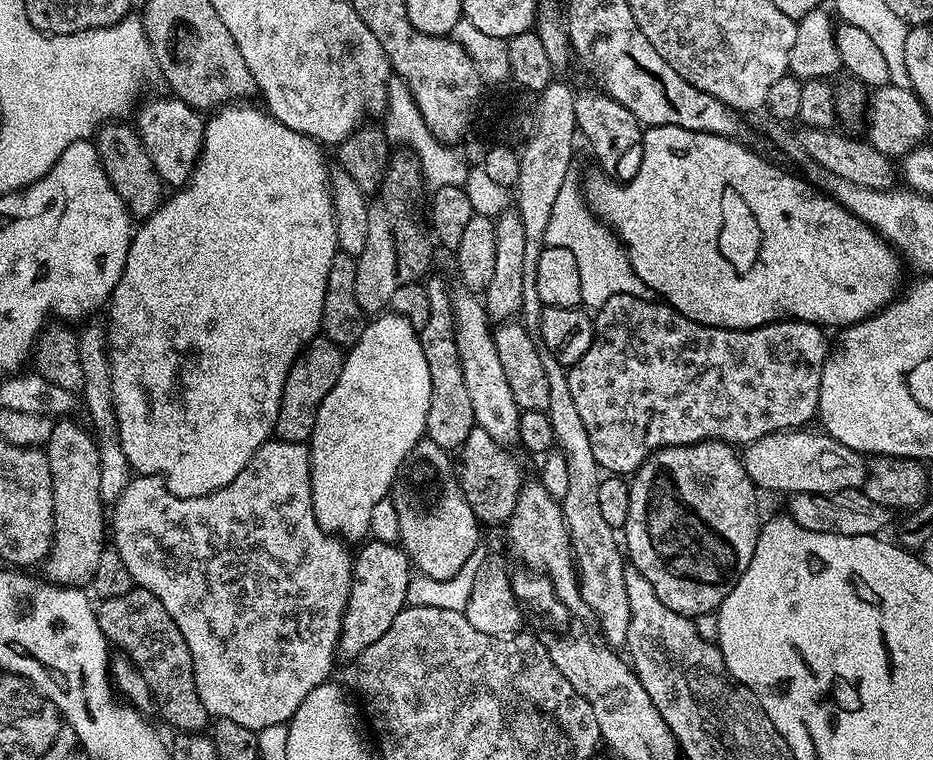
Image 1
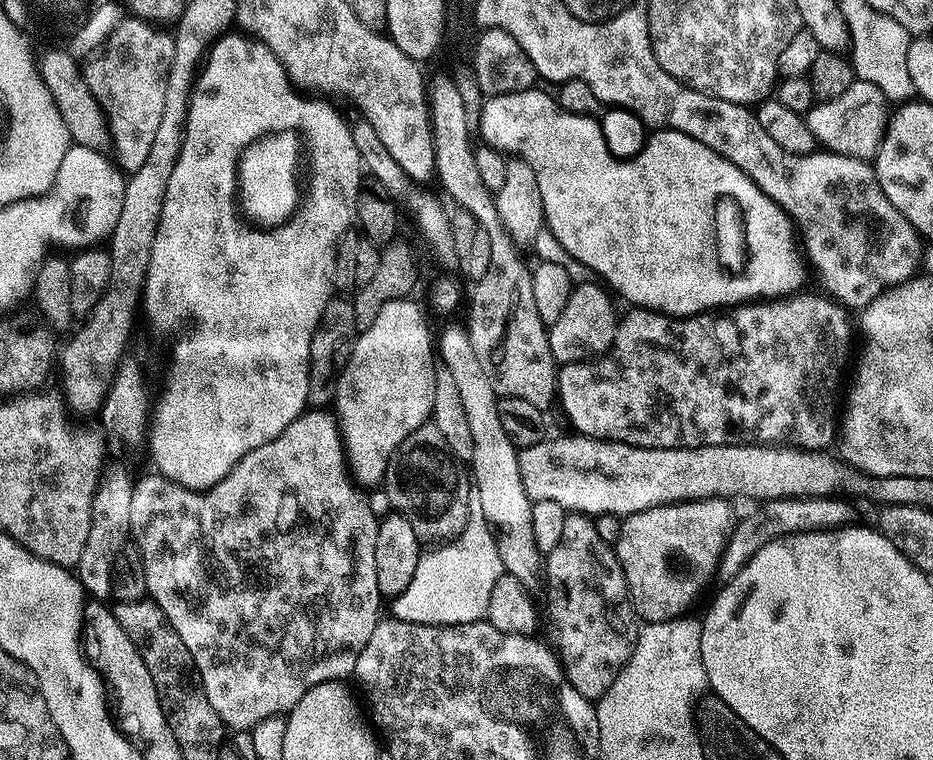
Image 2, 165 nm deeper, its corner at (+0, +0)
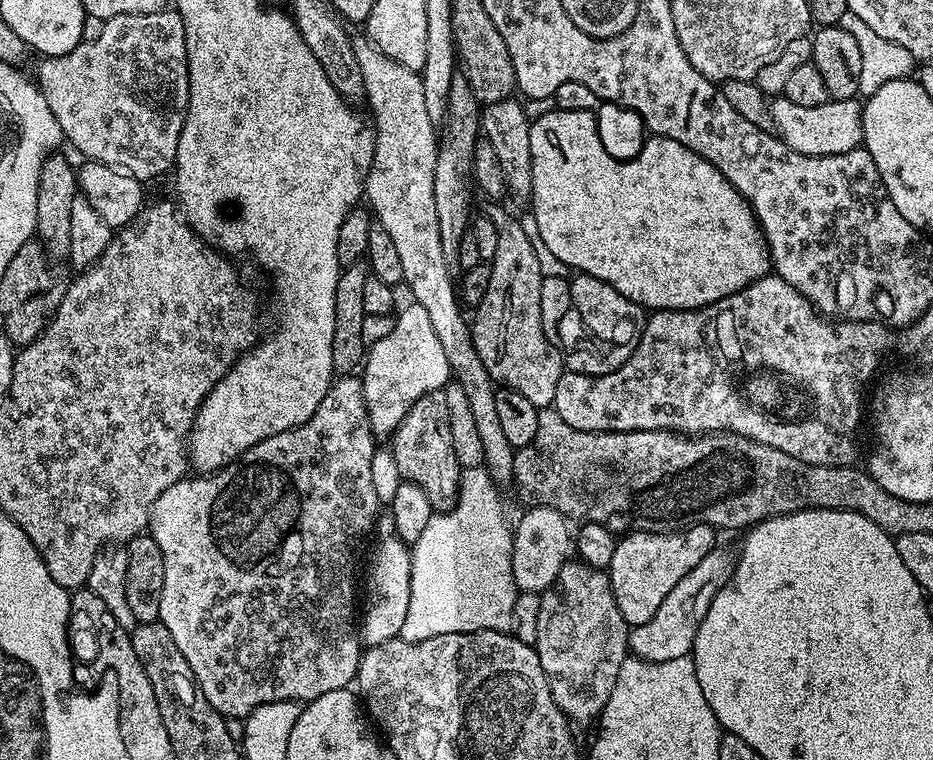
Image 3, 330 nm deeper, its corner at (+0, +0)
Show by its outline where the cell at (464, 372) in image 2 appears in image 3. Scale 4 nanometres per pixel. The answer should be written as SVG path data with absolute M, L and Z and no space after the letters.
M357 39L353 46L357 55L359 69L362 70L364 83L364 100L372 111L371 123L376 134L376 149L372 165L368 171L368 178L364 182L364 196L371 215L390 234L395 248L398 250L398 259L402 262L402 274L406 288L412 291L411 299L425 308L430 323L442 341L442 350L446 353L446 362L450 362L452 376L455 383L466 390L466 399L470 402L470 410L474 410L474 423L478 426L478 438L482 438L484 451L483 467L487 468L489 476L497 485L503 486L512 480L514 466L514 449L506 440L505 433L498 422L498 413L495 409L497 389L472 344L472 330L469 321L464 320L460 313L460 304L456 301L456 288L452 285L450 265L442 254L442 238L438 234L438 214L434 210L434 166L436 165L436 150L438 147L438 128L430 122L430 114L426 114L426 90L422 90L422 78L419 72L410 70L384 54L367 39Z

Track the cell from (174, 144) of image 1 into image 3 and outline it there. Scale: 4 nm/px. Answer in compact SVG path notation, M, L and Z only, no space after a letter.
M165 10L154 14L122 14L118 18L110 18L104 21L102 30L95 33L91 38L85 39L74 50L70 50L61 56L49 56L41 59L36 68L35 83L39 92L45 98L45 104L52 111L52 117L58 122L60 135L65 141L68 140L81 152L85 161L94 164L105 164L132 176L138 181L149 182L156 180L163 172L171 173L176 163L176 151L178 150L178 138L182 134L182 126L188 117L188 51L186 50L186 30L184 19L175 10Z

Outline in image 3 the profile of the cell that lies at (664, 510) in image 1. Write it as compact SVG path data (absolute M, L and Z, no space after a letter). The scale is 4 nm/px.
M694 524L679 532L661 532L649 530L646 532L629 531L621 535L616 542L614 558L610 558L606 569L608 581L612 587L612 597L622 614L622 618L630 626L650 622L662 604L662 598L674 590L706 554L717 547L717 529L709 524Z

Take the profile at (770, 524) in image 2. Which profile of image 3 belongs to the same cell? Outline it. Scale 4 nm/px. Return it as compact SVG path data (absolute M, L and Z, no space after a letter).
M713 548L710 554L706 554L706 558L702 558L702 562L698 562L698 566L694 566L694 570L690 570L690 574L686 574L686 578L682 578L682 582L674 586L674 590L670 590L670 594L666 594L666 598L662 598L662 604L658 606L650 622L635 625L629 631L628 647L635 659L653 664L677 660L691 653L700 620L706 610L710 610L710 602L714 602L718 590L722 590L724 583L732 576L733 553L731 556L730 553L723 552L722 548Z

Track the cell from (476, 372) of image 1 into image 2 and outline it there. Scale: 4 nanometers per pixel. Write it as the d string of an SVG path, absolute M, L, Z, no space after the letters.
M359 119L357 124L353 123L351 125L351 129L352 137L354 138L354 146L358 146L358 154L360 155L360 163L363 171L367 173L367 175L369 172L369 174L381 184L379 187L383 189L393 201L399 202L402 205L402 208L402 203L404 203L405 209L403 208L403 211L406 213L406 216L406 211L408 211L409 218L416 223L416 228L420 231L421 238L428 243L429 250L432 251L442 263L448 264L451 260L453 263L454 253L452 247L454 246L454 234L450 234L450 212L449 209L444 209L445 201L443 199L440 201L434 193L427 192L427 190L424 189L427 187L421 186L417 181L408 177L406 170L402 170L402 166L398 166L398 162L394 162L394 157L390 155L390 150L386 150L386 146L382 146L381 140L378 139L378 134L374 131L374 126L370 126L364 119Z

